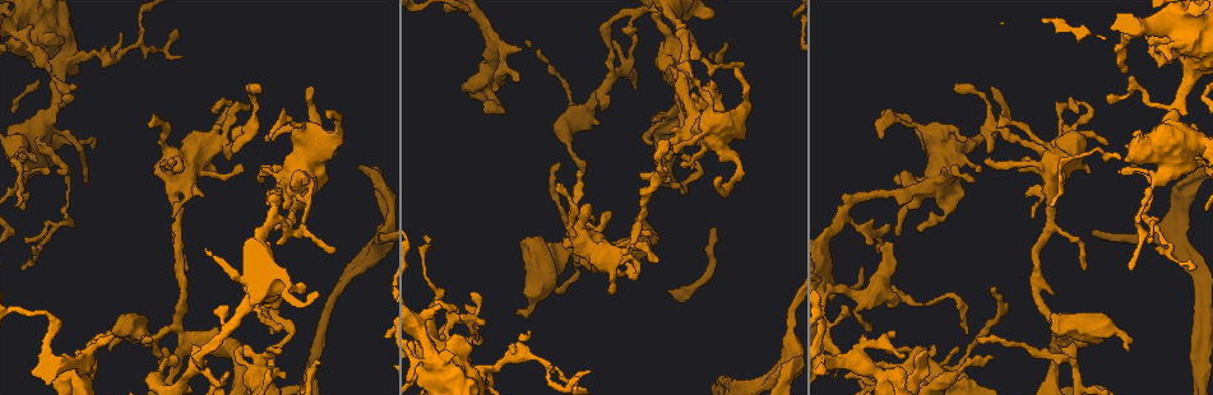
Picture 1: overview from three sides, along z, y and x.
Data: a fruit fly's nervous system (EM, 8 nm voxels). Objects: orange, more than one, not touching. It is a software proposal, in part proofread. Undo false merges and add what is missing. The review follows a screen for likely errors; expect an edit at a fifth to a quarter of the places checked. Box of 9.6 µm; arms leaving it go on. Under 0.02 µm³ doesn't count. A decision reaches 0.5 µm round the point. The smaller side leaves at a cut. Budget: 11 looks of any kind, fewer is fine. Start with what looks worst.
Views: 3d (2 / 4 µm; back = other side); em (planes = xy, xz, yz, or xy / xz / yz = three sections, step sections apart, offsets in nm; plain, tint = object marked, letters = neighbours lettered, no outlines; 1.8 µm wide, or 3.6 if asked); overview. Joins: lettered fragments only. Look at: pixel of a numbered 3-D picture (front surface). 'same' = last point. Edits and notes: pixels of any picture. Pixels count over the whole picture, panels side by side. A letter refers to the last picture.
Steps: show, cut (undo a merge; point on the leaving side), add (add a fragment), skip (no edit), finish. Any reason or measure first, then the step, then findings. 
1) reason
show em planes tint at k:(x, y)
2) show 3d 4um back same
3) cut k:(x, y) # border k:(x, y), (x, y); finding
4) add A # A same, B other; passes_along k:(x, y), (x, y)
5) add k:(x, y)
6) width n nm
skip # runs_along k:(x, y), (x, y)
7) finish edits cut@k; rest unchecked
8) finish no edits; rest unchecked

end of a long branch
show em planes letters at 1:(680, 154)

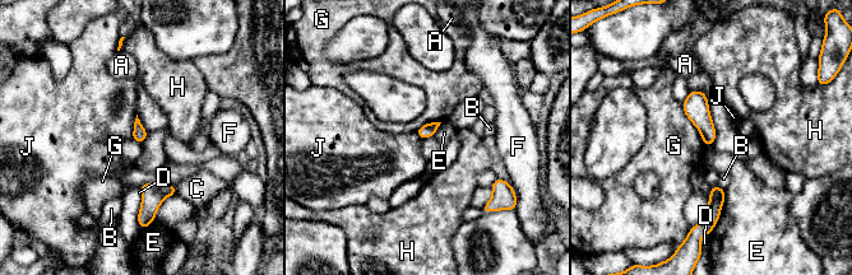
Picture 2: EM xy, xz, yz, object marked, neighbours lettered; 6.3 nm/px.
width 90 nm
skip # A other, B other, C other, D other, E other, F other, G other, H other, J other; border 2:(726, 191), (719, 218), (716, 223); none of them fits

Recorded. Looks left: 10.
show 3d 4um at 1:(549, 269)

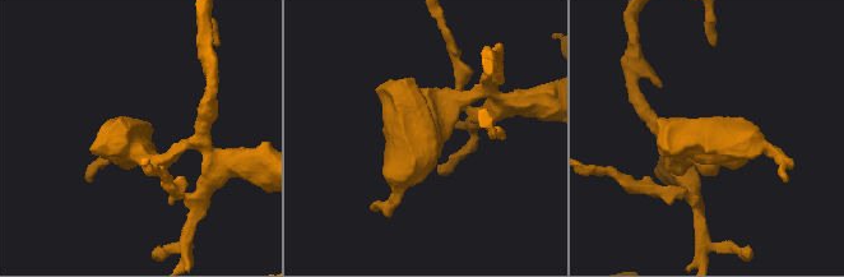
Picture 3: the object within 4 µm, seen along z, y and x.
now the EM
show em 3.6um planes letters at 3:(426, 132)

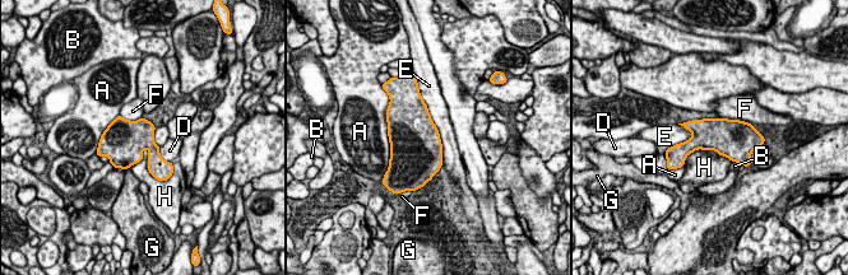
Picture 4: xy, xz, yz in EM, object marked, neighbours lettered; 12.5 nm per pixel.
arms 3
skip # A other, B other, D other, E other, F other, G other, H other; border 4:(418, 91), (438, 130), (443, 163); one neuron here

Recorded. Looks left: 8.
sudden change in width
show 3d 2um at 1:(719, 93)

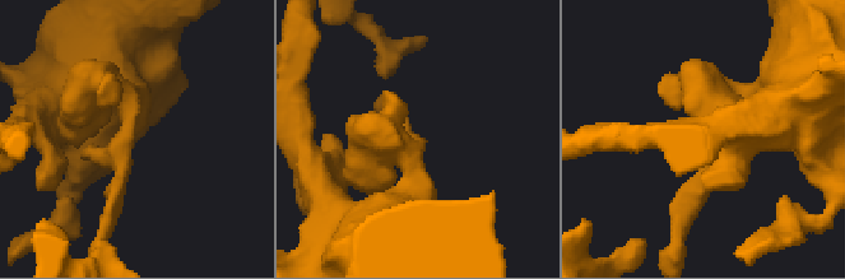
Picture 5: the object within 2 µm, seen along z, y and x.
show em xy step 4 tint at 5:(117, 167)

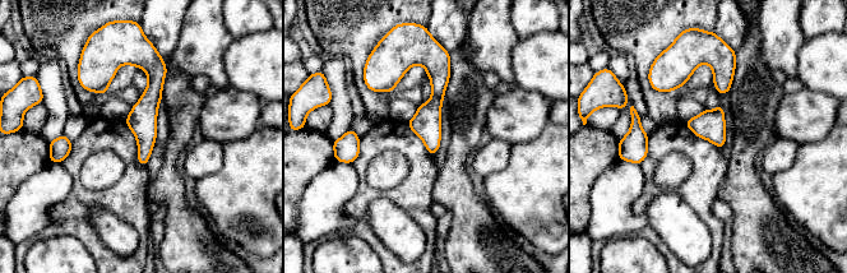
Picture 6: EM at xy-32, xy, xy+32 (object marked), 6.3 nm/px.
see the neighbours
show em xy step 4 letters same

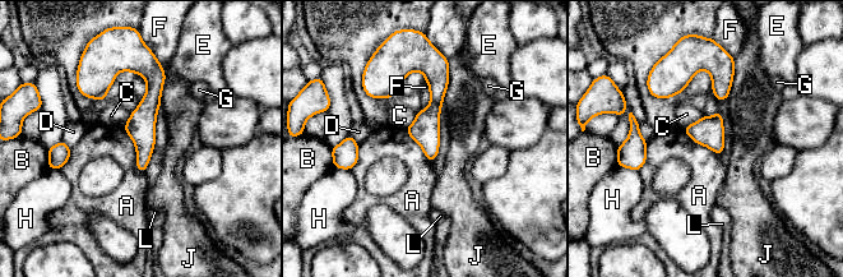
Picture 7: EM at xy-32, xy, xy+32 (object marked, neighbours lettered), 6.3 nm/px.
width 180 nm
skip # A other, B other, C other, D other, E other, F other, G other, H other, J other, L other; border 7:(123, 128), (144, 172); continuous, no second neuron

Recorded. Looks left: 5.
thick turns thin
show em xz step 4 tint at 1:(776, 373)

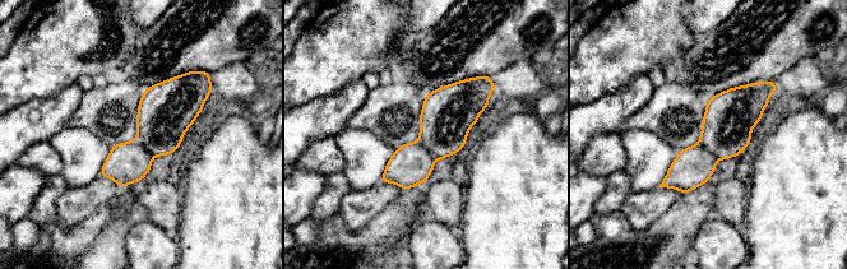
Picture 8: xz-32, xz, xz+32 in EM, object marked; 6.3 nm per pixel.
show em xz step 4 letters same

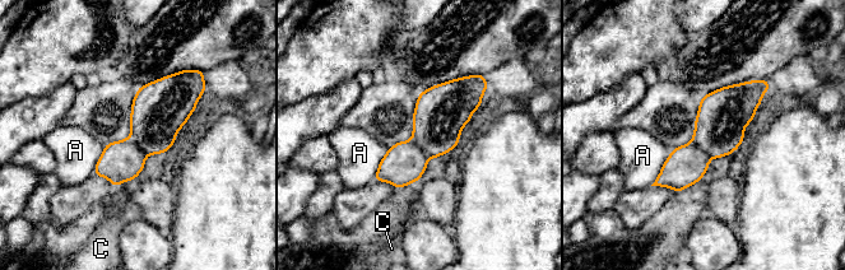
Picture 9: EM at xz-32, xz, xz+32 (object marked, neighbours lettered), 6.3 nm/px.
width 320 nm
skip # A other, C other; border 9:(672, 150), (650, 185); one neuron here

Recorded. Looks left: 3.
finish no edits; rest unchecked

